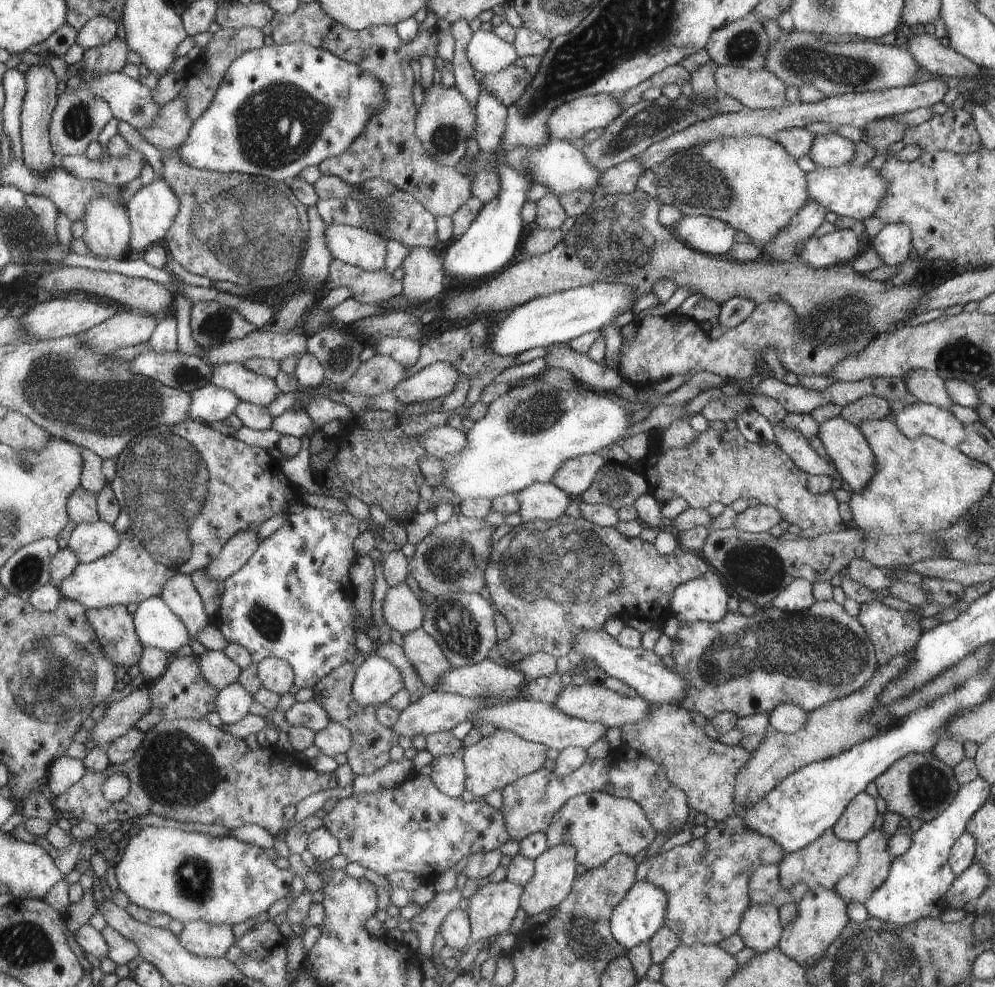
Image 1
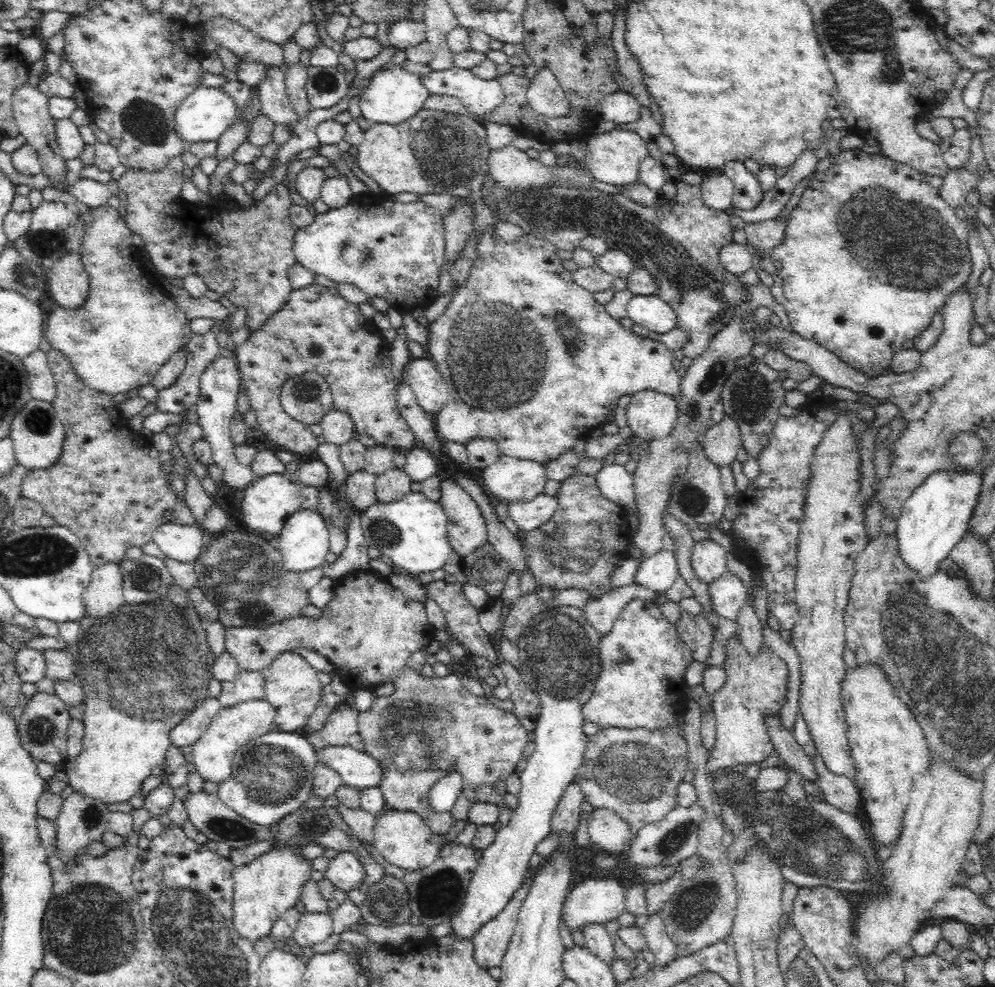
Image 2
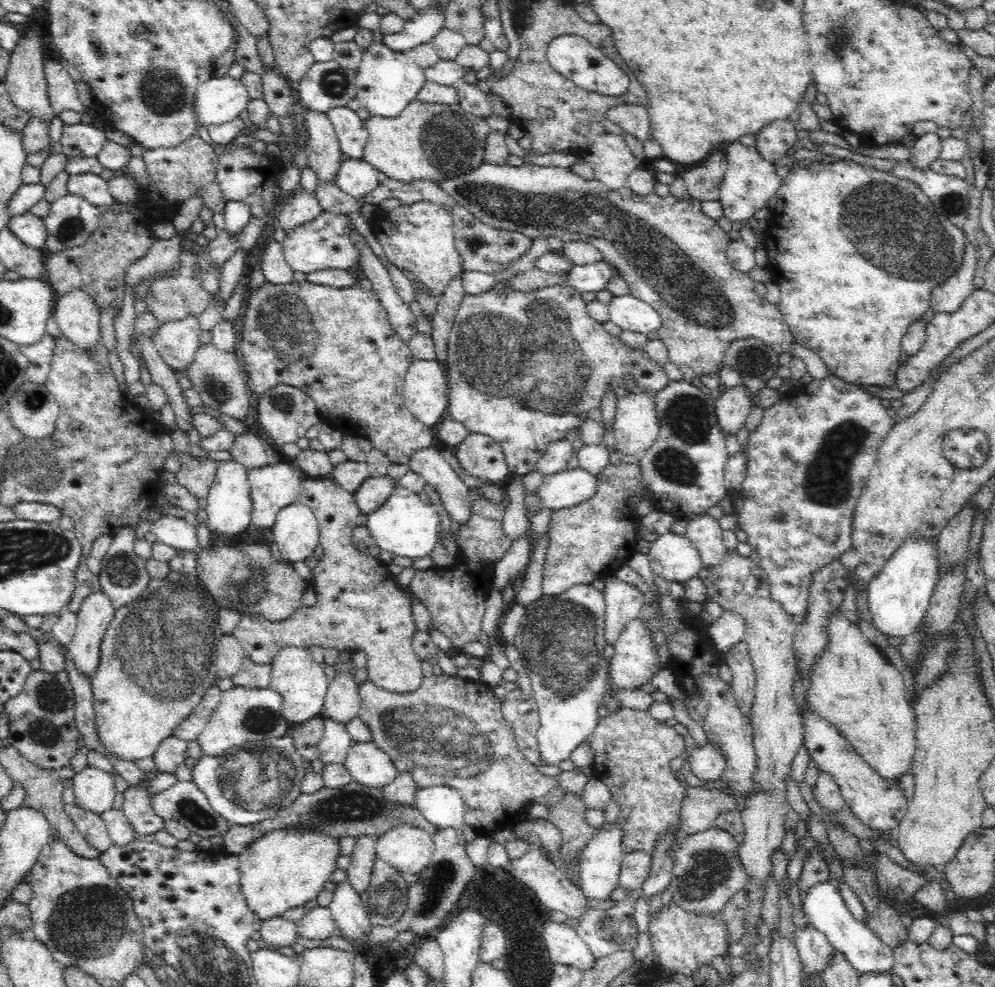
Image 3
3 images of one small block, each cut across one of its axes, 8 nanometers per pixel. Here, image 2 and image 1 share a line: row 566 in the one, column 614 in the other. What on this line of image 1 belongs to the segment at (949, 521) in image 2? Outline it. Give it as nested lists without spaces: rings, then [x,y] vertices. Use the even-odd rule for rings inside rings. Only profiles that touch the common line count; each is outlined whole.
[[[637,881],[611,912],[610,926],[613,938],[626,950],[647,941],[663,924],[667,906],[668,898],[664,890],[647,881]]]

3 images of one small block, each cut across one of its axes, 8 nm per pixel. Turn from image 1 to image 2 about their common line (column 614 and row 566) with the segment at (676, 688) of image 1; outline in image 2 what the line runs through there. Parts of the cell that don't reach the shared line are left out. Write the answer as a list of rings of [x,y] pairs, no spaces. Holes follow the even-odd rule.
[[[662,549],[638,566],[634,582],[655,593],[663,594],[674,584],[678,576],[679,566],[675,552]]]

